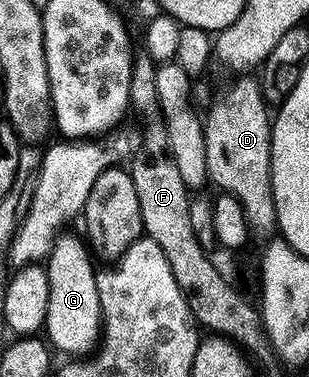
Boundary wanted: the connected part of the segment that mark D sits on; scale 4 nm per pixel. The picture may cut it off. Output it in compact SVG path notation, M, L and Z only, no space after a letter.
M236 78L217 98L203 117L207 179L220 187L226 196L233 196L246 214L248 231L253 237L277 235L276 207L272 193L272 121L269 105L260 92L256 78Z

